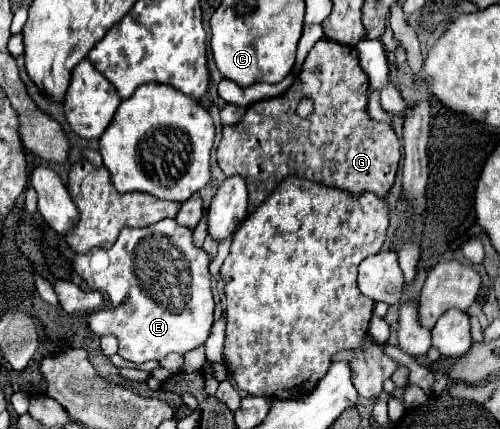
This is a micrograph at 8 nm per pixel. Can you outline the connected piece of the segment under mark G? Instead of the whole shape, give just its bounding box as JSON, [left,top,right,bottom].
[216,40,400,212]

